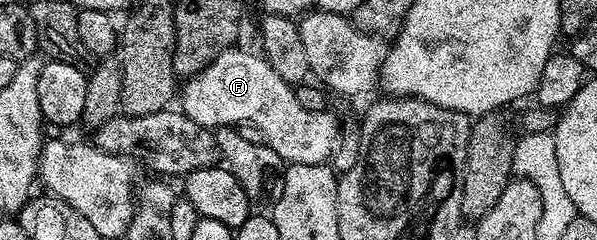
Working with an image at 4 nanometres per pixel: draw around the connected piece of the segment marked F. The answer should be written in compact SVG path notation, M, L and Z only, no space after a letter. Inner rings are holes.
M234 48L224 50L218 58L211 60L207 68L203 68L184 83L185 91L181 94L179 109L195 124L216 128L218 126L238 127L242 122L255 124L259 132L263 132L263 142L281 158L285 164L325 164L332 159L333 150L339 141L337 120L329 114L328 109L319 112L307 112L303 104L299 104L296 89L279 76L266 62L260 53L248 54L245 50Z

